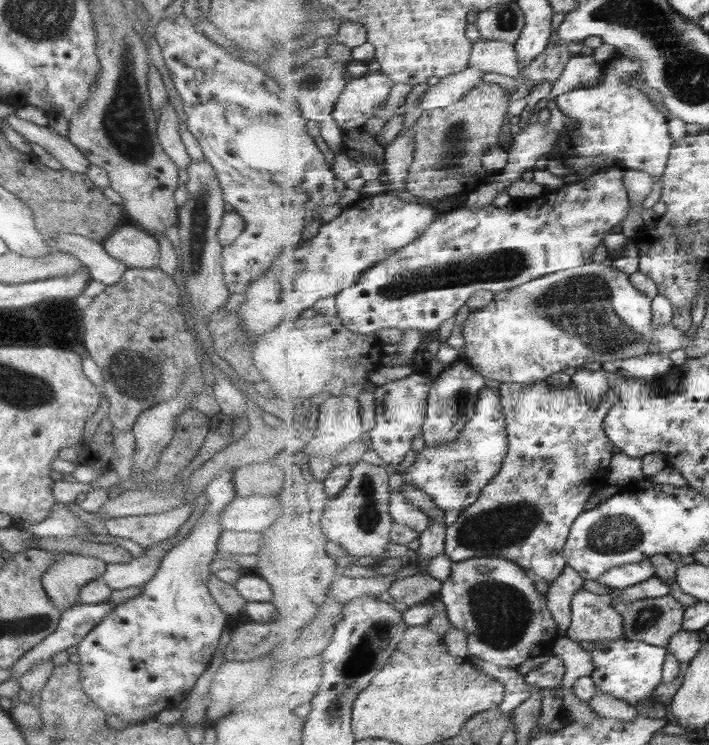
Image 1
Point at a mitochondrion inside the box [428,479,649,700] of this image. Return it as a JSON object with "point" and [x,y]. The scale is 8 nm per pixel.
{"point":[503,613]}

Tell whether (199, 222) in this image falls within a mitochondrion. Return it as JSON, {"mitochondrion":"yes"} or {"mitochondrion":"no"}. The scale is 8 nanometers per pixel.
{"mitochondrion":"yes"}

